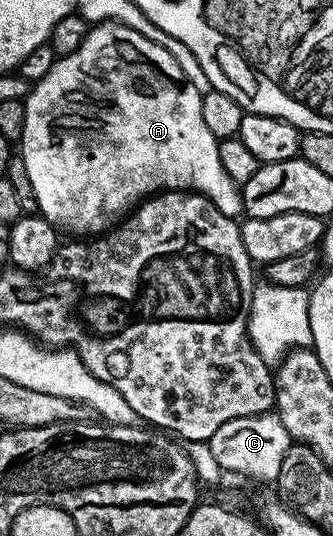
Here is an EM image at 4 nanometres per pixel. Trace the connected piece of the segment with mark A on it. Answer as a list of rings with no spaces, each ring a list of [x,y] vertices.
[[[101,21],[91,24],[86,31],[84,43],[72,51],[72,55],[58,57],[52,71],[44,75],[44,79],[33,82],[32,88],[26,94],[26,114],[24,115],[24,135],[20,142],[20,155],[24,159],[24,167],[28,167],[28,179],[32,183],[34,203],[37,212],[51,221],[54,228],[63,234],[70,235],[102,235],[115,228],[139,203],[163,191],[193,191],[207,197],[224,215],[238,219],[243,216],[242,190],[234,184],[233,179],[224,171],[224,163],[220,163],[218,154],[219,138],[204,127],[202,114],[202,93],[193,88],[184,74],[178,57],[170,54],[167,46],[148,39],[140,31],[118,21]]]

